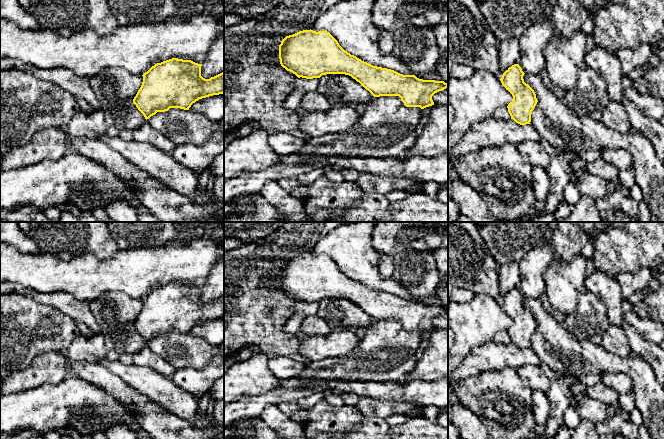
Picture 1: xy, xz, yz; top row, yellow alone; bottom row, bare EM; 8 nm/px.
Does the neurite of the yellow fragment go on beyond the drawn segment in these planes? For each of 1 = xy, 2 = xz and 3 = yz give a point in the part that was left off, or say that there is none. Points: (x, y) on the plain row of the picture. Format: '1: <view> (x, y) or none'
1: none
2: none
3: none

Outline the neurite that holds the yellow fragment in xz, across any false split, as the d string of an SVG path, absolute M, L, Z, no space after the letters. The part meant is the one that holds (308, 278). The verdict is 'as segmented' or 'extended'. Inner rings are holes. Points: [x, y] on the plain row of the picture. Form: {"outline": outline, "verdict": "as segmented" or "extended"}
{"outline": "M310 253L286 260L279 269L279 283L298 302L349 299L374 321L399 320L406 331L432 330L432 320L448 312L444 305L423 304L364 286L345 275L327 255Z", "verdict": "as segmented"}

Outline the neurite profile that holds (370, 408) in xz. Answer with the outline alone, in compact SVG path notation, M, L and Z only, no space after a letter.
M361 398L356 405L358 411L367 419L386 419L394 414L408 414L415 409L409 402Z

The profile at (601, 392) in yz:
M600 382L593 386L587 386L587 396L603 402L606 406L618 402L620 394L614 389Z

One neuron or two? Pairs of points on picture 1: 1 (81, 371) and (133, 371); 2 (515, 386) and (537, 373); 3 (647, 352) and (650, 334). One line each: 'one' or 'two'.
1: two
2: two
3: two

